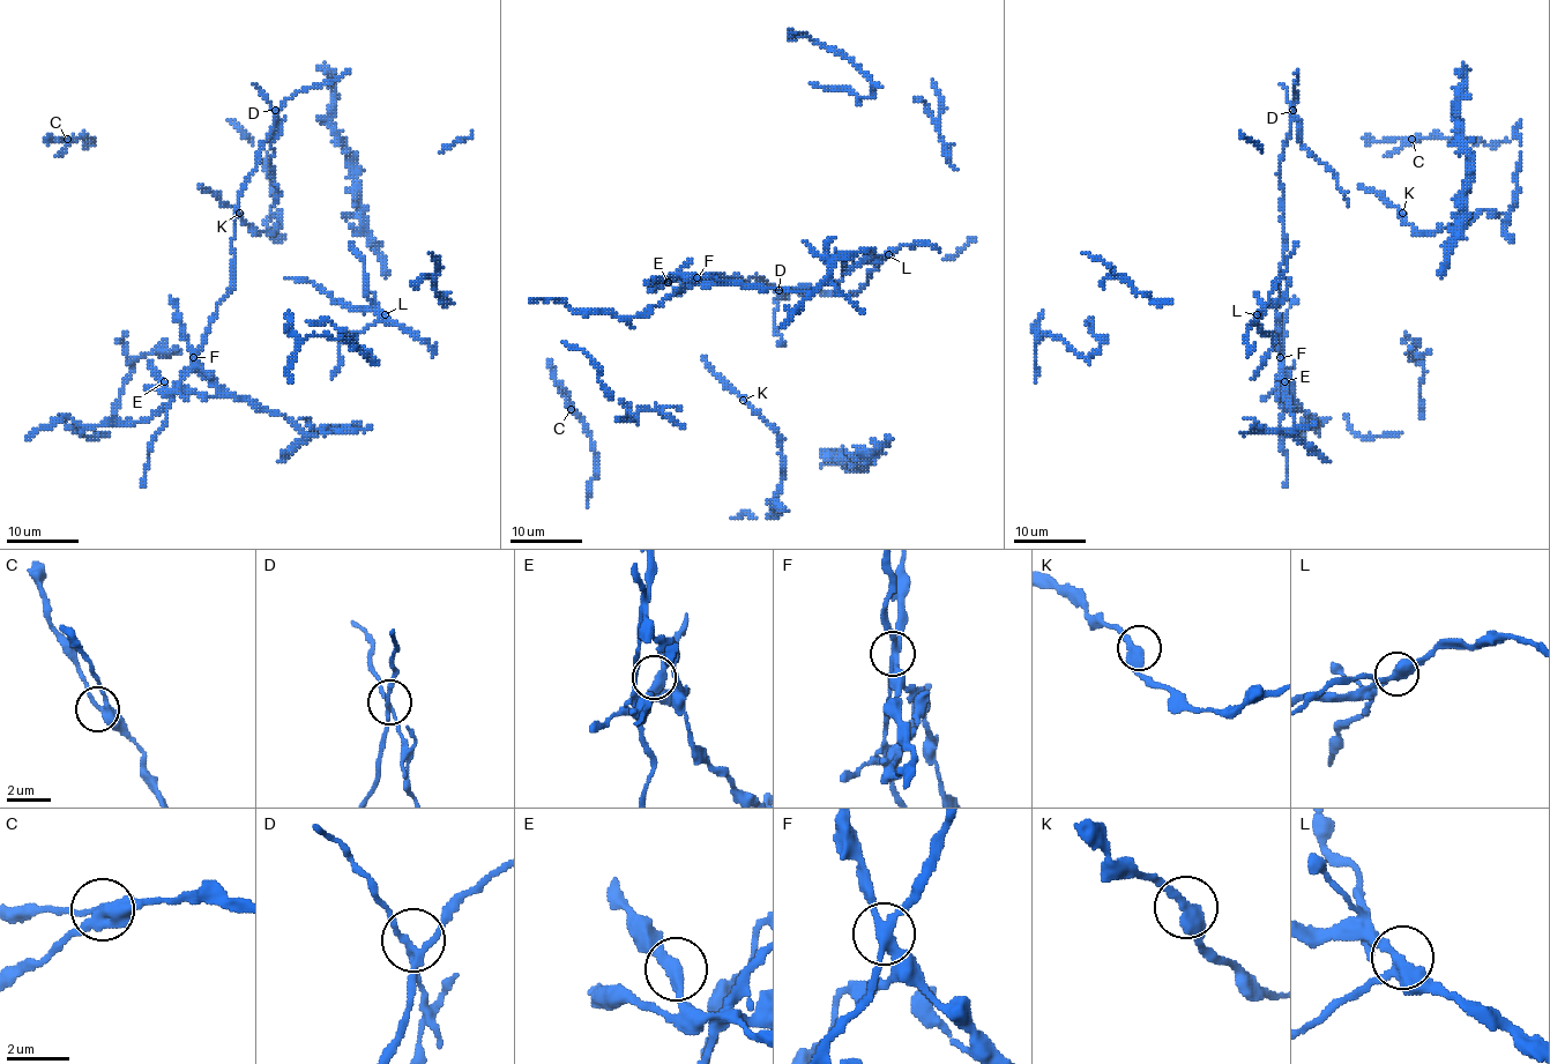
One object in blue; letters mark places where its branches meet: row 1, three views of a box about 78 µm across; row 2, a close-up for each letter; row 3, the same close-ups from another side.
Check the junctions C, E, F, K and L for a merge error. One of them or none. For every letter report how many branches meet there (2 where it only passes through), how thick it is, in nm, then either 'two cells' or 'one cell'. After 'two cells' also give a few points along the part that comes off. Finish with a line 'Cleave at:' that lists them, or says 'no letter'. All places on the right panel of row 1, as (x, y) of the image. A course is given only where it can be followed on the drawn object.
C: 3 | 300 nm | one cell
E: 2 | 360 nm | one cell
F: 4 | 280 nm | two cells | (1281, 358), (1277, 306), (1284, 248), (1279, 170), (1282, 146), (1293, 119), (1302, 144), (1334, 175), (1349, 206)
K: 2 | 380 nm | one cell
L: 3 | 320 nm | one cell
Cleave at: F

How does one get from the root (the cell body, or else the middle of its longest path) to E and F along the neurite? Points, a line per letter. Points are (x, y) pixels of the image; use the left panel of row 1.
E: (232, 290), (217, 306), (217, 314), (210, 322), (191, 372), (172, 392), (164, 381)
F: (232, 290), (217, 306), (207, 339), (193, 358)

